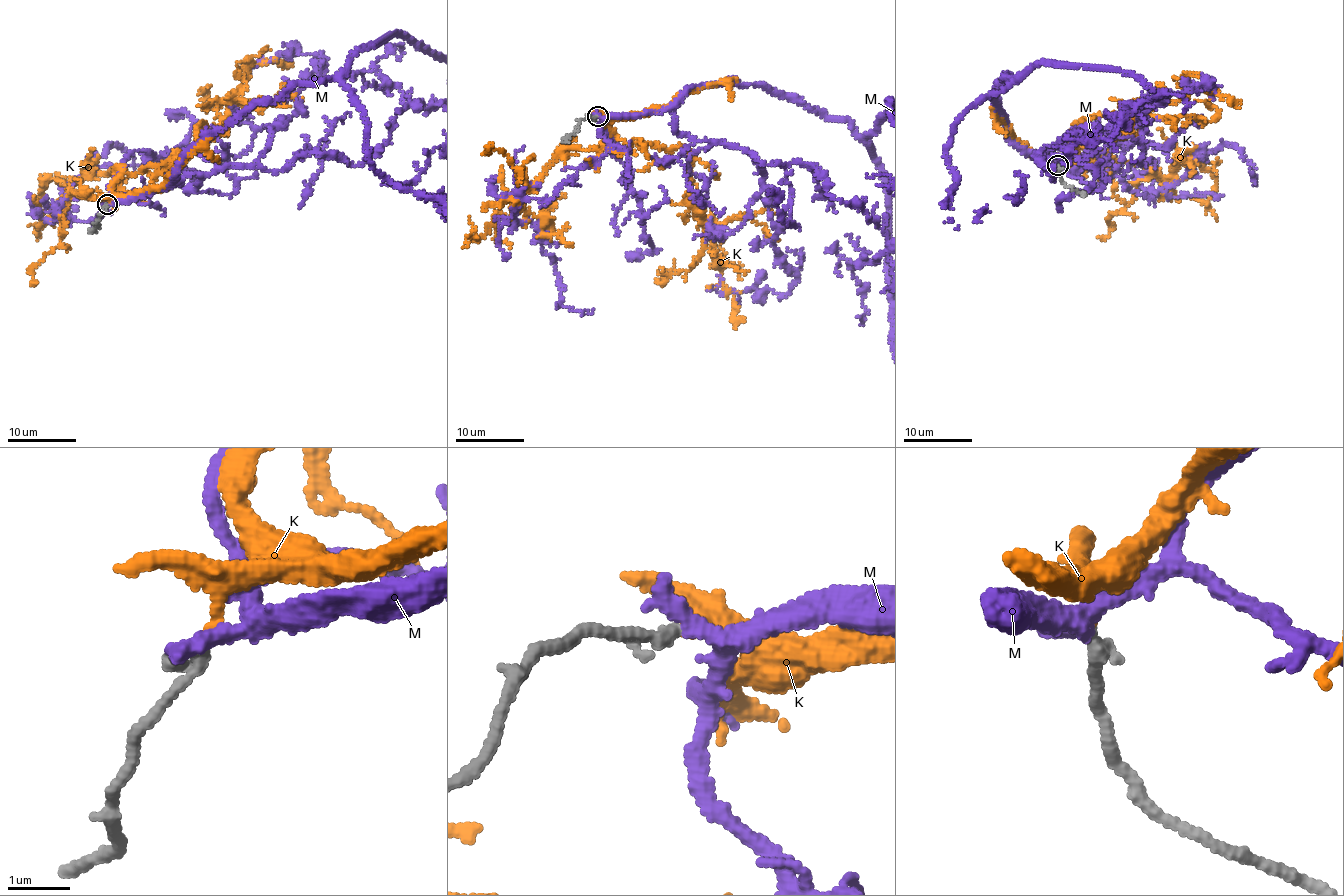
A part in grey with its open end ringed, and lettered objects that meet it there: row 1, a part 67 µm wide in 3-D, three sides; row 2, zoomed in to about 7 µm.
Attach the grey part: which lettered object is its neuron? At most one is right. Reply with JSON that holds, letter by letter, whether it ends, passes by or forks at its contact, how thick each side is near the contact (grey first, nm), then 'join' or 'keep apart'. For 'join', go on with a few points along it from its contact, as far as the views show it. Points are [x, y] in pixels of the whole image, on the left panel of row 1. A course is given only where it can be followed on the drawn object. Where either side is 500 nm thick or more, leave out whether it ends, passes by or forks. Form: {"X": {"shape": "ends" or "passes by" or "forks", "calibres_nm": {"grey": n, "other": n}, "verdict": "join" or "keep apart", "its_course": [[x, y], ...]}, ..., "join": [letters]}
{"K": {"shape": "ends", "calibres_nm": {"grey": 220, "other": 170}, "verdict": "join", "its_course": [[107, 203], [124, 174], [184, 159], [203, 122], [214, 133], [225, 124], [251, 64], [288, 67]]}, "M": {"shape": "ends", "calibres_nm": {"grey": 240, "other": 320}, "verdict": "keep apart"}, "join": ["K"]}

